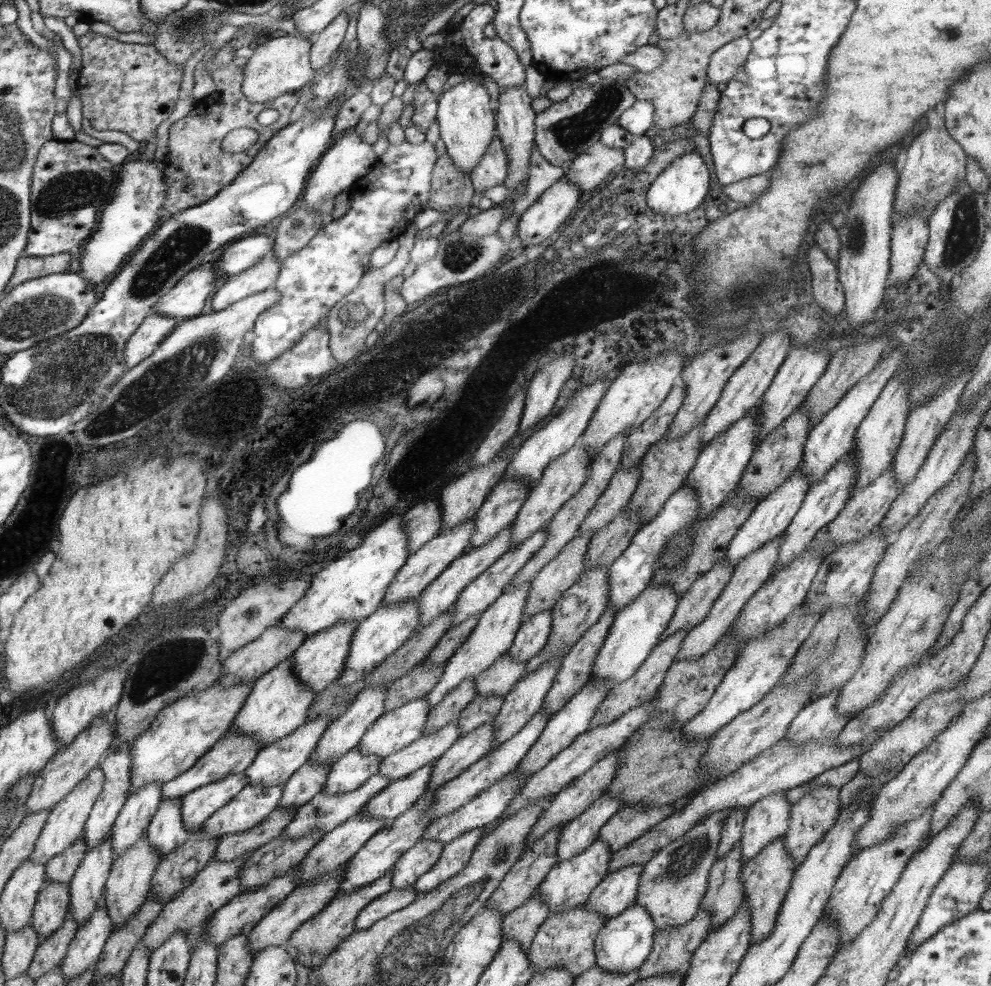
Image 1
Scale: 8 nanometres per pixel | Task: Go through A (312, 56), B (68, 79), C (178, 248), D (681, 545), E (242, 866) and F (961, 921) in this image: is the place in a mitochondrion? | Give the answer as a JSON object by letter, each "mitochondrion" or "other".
{"A":"other","B":"other","C":"mitochondrion","D":"mitochondrion","E":"other","F":"other"}

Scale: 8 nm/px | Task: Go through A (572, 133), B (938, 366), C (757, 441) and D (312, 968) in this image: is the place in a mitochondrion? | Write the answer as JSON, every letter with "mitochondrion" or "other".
{"A":"mitochondrion","B":"mitochondrion","C":"other","D":"other"}

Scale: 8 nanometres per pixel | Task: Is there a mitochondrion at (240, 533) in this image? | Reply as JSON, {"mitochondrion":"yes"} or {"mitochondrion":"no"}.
{"mitochondrion":"no"}

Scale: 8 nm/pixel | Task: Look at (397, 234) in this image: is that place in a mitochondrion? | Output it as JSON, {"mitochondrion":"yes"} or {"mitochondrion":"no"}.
{"mitochondrion":"no"}

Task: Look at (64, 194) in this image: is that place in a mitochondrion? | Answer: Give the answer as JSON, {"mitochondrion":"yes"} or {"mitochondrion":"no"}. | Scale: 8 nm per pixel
{"mitochondrion":"yes"}

